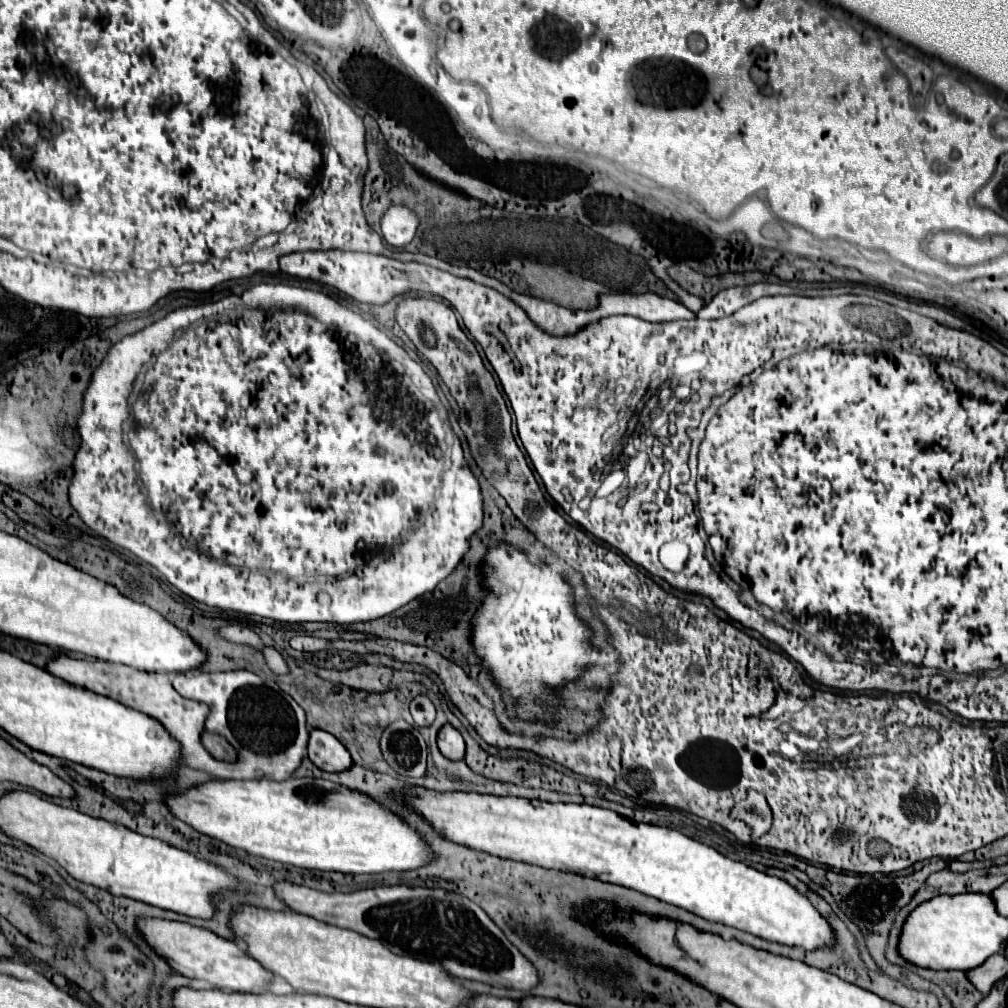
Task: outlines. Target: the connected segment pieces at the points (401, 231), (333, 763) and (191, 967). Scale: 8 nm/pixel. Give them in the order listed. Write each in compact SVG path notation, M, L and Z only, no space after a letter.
M391 206L383 220L381 220L381 230L383 230L383 238L397 248L407 246L417 230L417 216L413 212L409 212L409 208L405 206Z
M309 730L307 756L317 768L325 772L341 772L351 766L349 752L345 752L345 748L341 748L341 742L325 730Z
M137 918L139 936L153 948L153 952L181 976L197 978L213 984L213 988L231 990L231 992L251 992L255 988L263 988L271 972L265 972L261 964L257 964L245 950L237 948L233 940L221 938L211 930L197 928L185 922L171 922L161 918Z

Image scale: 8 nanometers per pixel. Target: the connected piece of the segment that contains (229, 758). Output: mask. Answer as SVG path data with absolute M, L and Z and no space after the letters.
M203 730L201 734L201 744L205 750L209 750L217 760L225 760L225 762L233 762L237 760L237 754L235 754L235 748L229 746L229 742L219 736L219 734L211 734L207 730Z

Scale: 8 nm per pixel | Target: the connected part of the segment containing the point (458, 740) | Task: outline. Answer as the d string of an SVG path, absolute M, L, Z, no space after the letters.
M445 724L439 730L437 746L439 746L439 752L449 760L463 760L463 756L465 756L465 742L463 742L461 734L449 724Z

